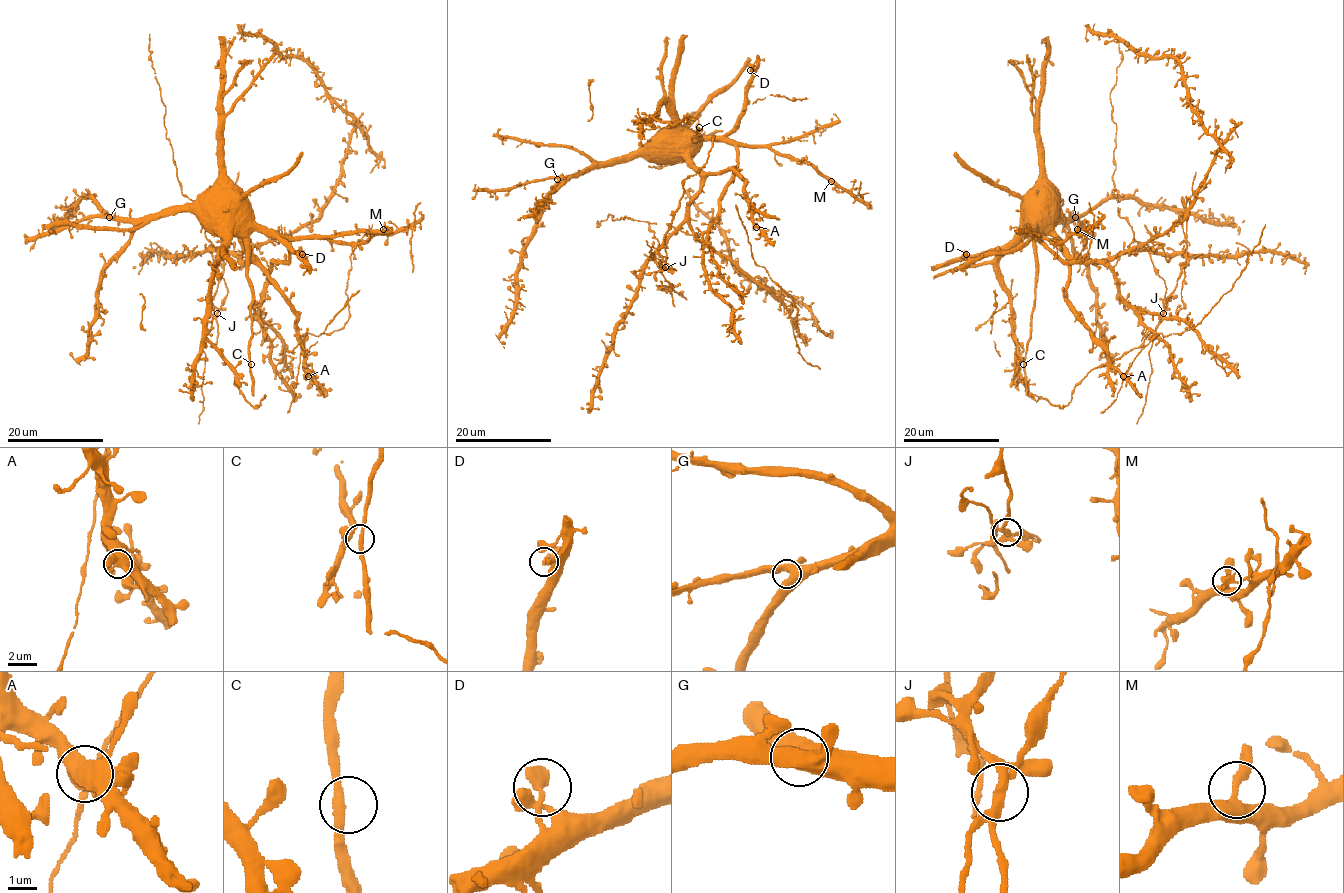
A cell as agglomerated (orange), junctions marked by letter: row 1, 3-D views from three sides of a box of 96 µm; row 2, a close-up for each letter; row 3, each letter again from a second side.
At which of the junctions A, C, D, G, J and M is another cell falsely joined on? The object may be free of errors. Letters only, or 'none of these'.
J

